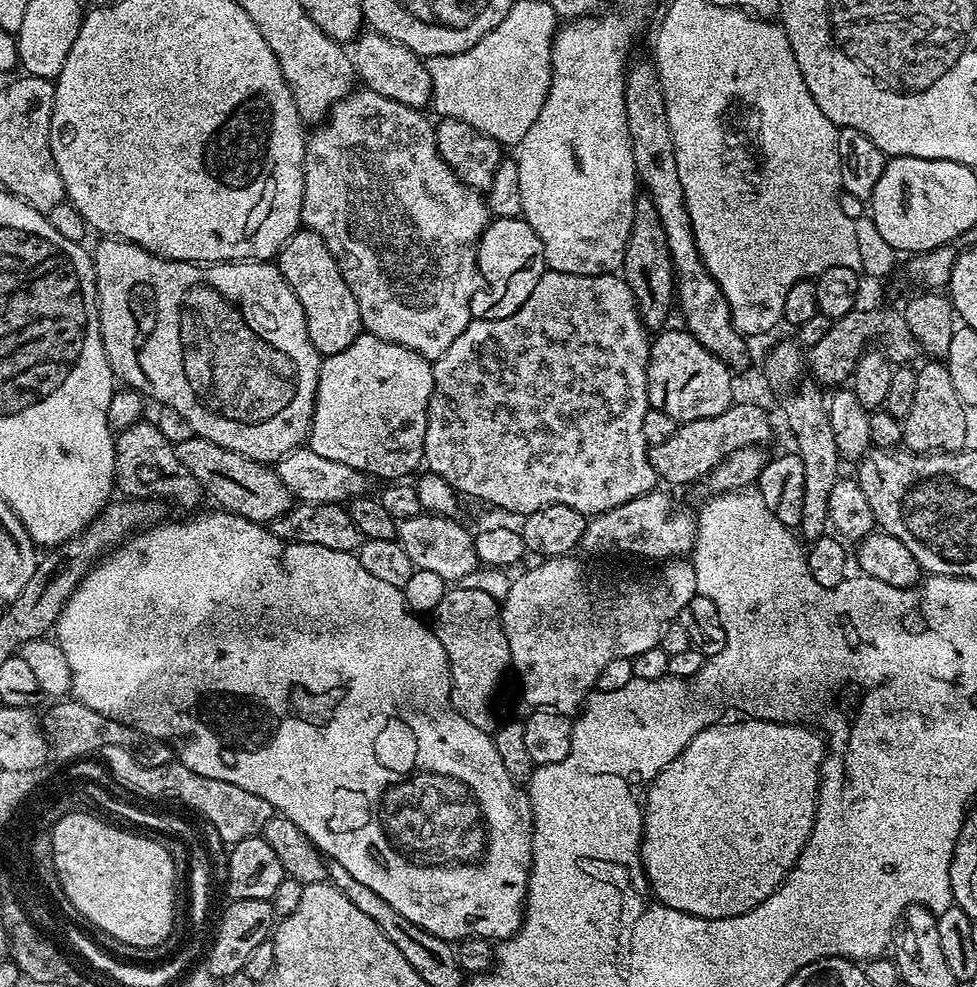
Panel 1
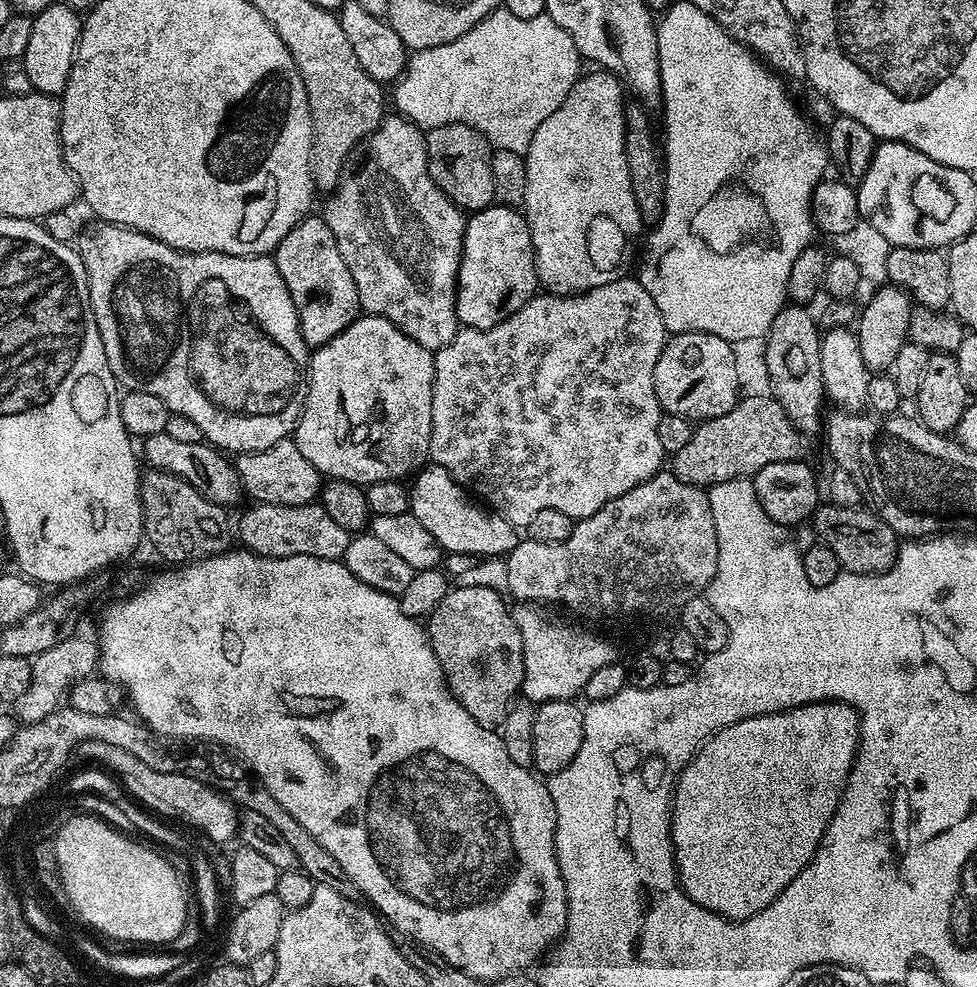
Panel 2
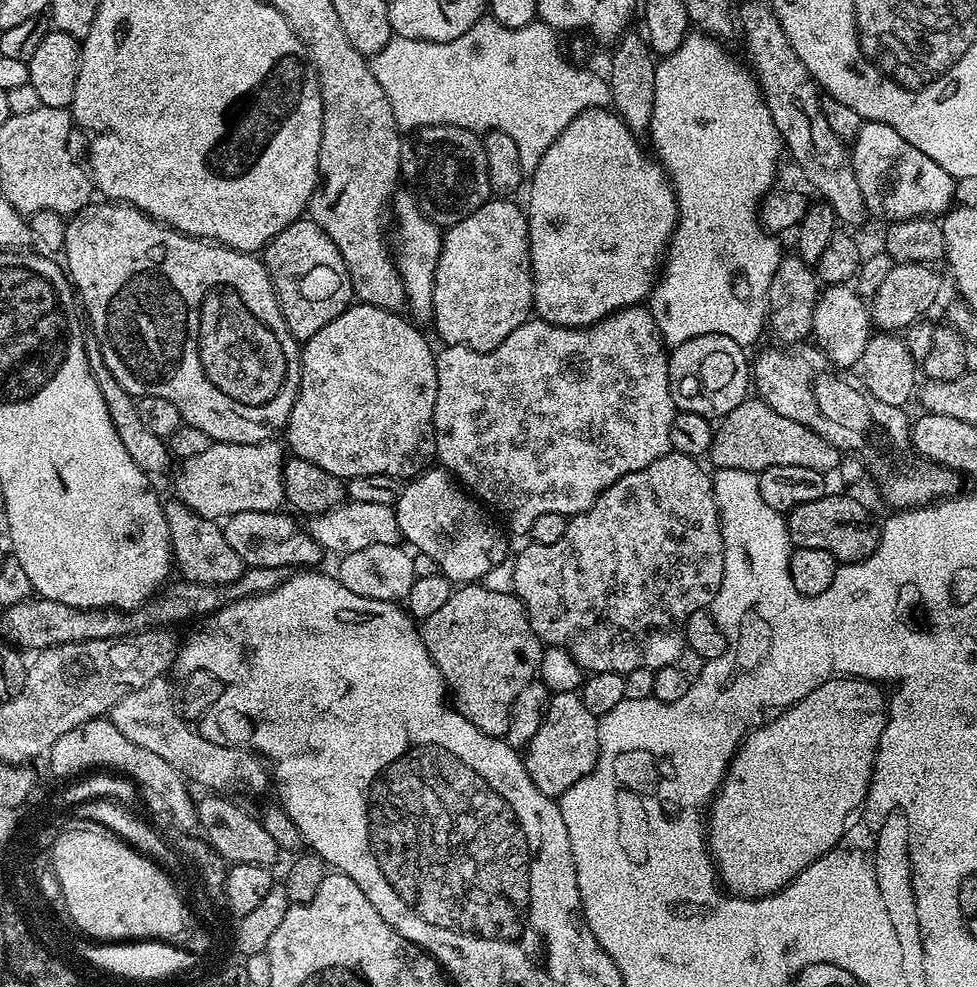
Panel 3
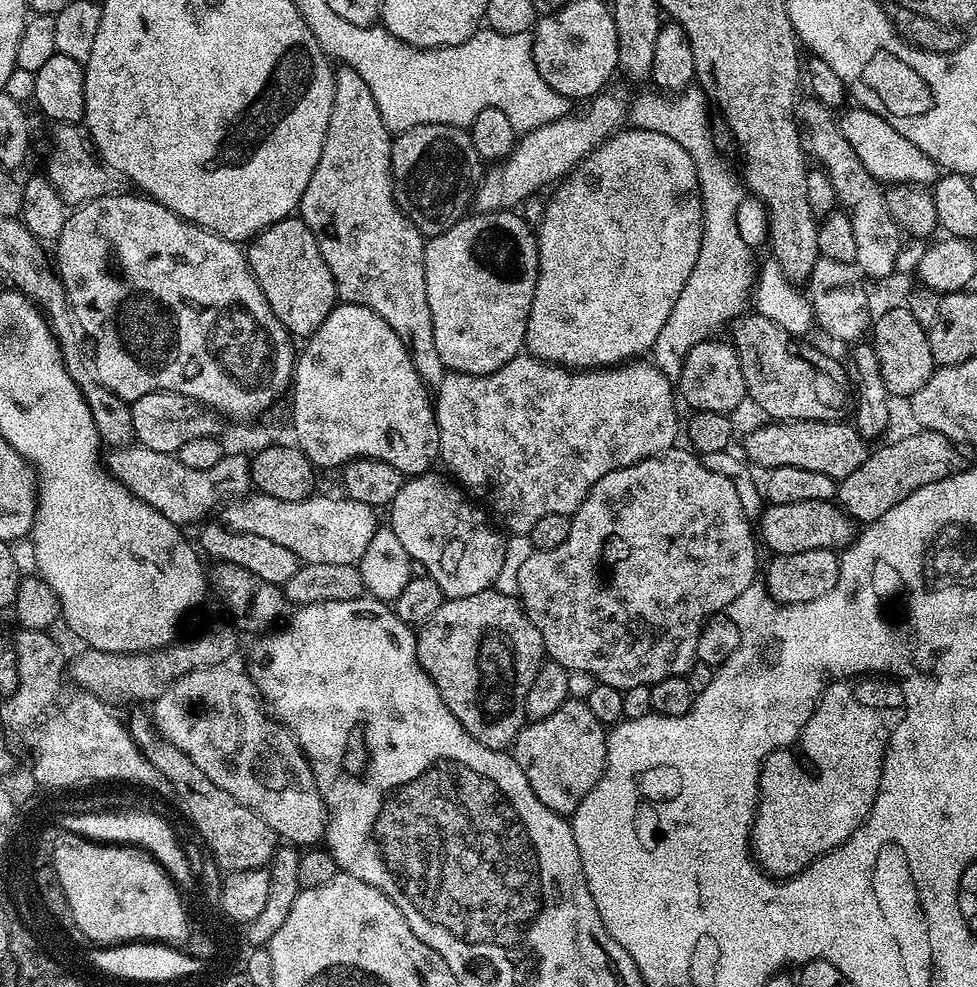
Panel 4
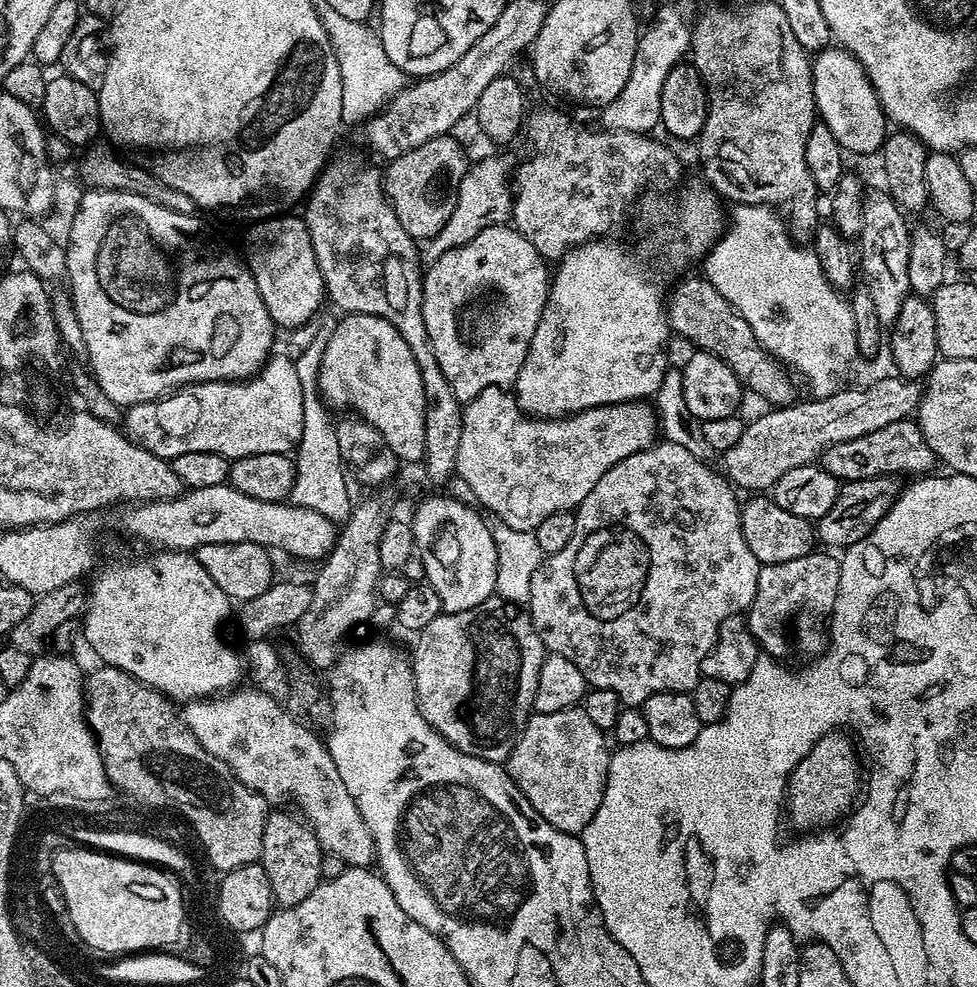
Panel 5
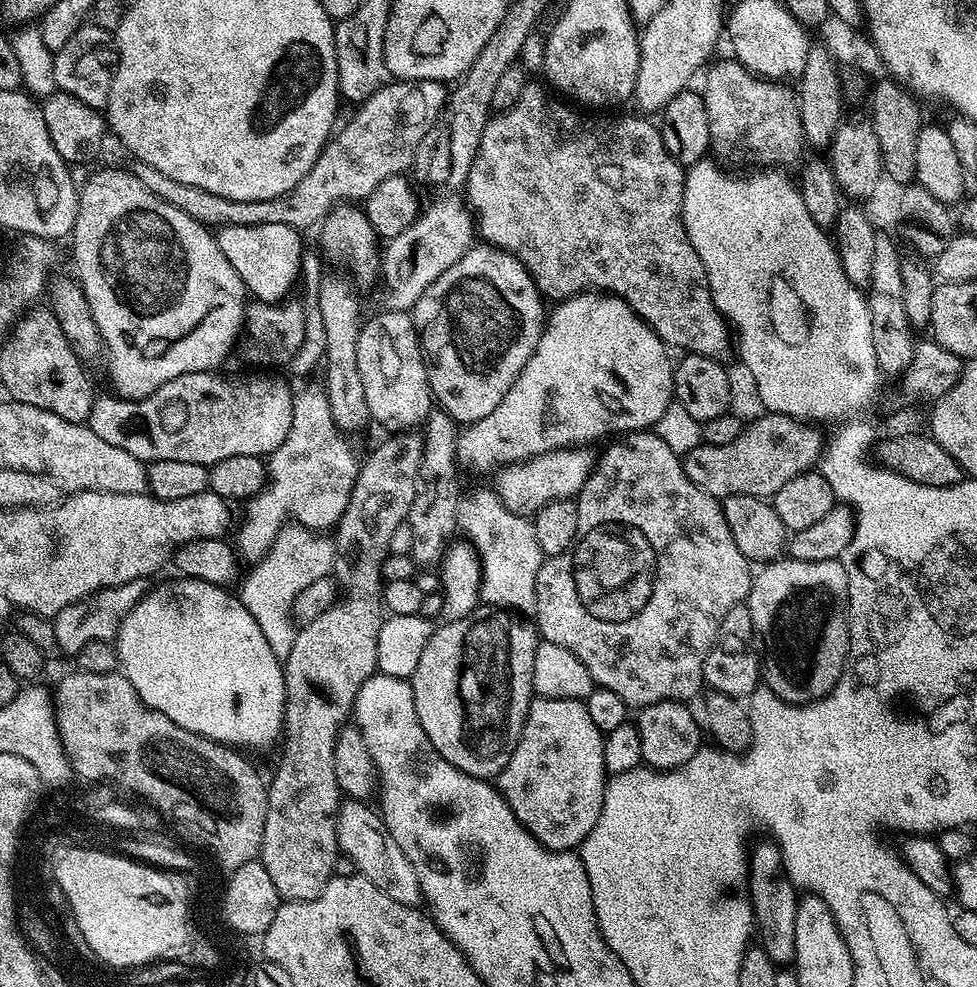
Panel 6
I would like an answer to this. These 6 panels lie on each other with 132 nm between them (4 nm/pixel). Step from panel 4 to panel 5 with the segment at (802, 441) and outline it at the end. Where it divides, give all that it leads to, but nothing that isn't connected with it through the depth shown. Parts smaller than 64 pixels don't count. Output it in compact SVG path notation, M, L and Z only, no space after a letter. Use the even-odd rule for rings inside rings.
M912 418L890 422L890 426L882 426L880 430L831 444L824 450L822 457L822 467L841 482L889 474L920 478L931 473L935 469L932 467L937 467L937 464L934 450L930 450L930 442L926 442L919 424Z

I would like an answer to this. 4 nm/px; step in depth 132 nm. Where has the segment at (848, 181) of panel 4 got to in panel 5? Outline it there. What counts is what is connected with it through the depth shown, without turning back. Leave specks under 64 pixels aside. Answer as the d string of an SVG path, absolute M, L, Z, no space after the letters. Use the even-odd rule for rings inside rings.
M869 191L864 197L862 210L862 230L858 237L858 268L864 274L863 283L870 290L870 298L874 298L874 306L878 313L878 322L881 326L891 326L898 318L898 310L902 310L902 302L910 295L910 224L907 224L905 213L892 201L887 191Z

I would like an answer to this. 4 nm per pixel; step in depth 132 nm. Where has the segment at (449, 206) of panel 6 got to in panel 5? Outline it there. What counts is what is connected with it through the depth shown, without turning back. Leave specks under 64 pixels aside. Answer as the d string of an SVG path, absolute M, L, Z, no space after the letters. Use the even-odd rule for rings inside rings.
M488 156L485 160L480 160L469 167L468 172L462 178L454 214L438 230L438 234L427 241L422 248L422 256L425 261L431 262L437 260L446 250L462 246L474 238L474 234L482 234L495 224L508 224L512 214L512 198L514 192L510 187L510 164L500 156Z

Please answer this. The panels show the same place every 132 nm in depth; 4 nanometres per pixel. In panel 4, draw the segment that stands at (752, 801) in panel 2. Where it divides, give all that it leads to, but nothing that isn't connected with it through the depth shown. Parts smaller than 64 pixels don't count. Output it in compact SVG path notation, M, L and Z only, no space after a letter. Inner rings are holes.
M837 678L821 691L816 707L812 709L806 726L800 731L800 739L794 750L781 750L773 752L760 769L760 798L756 810L756 817L752 819L752 839L750 847L757 864L773 878L787 878L796 876L807 864L813 864L820 856L834 849L842 847L844 843L864 825L872 807L876 801L876 795L880 789L880 779L884 773L884 754L888 750L888 740L892 732L902 722L904 707L906 704L906 692L899 683L888 678Z

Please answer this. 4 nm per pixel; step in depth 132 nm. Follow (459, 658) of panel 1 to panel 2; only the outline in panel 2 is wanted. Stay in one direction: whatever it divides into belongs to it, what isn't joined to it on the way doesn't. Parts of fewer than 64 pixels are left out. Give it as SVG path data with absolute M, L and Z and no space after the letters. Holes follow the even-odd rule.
M486 586L453 587L438 603L436 609L426 617L428 641L442 666L442 674L454 698L482 726L499 729L506 718L512 701L517 699L524 682L524 651L522 634L518 634L513 609L508 609L505 597Z

